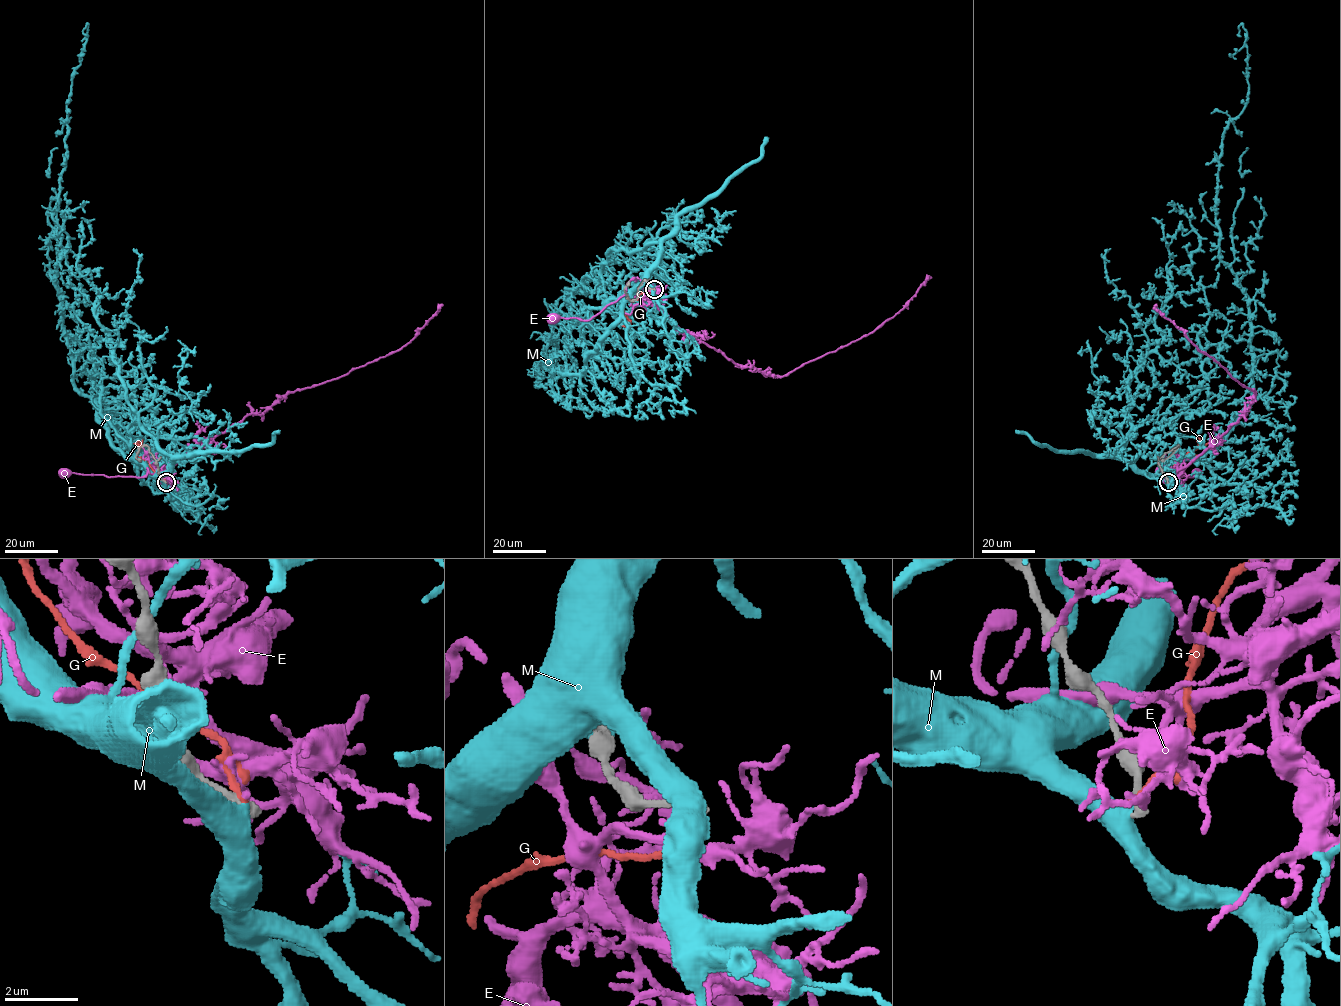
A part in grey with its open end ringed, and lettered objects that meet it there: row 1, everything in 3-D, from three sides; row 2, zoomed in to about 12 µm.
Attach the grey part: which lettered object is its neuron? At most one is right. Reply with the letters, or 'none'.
none

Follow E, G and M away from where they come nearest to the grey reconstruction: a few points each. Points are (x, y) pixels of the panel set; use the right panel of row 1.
E: (1167, 481), (1169, 475), (1157, 474), (1156, 470), (1159, 477), (1165, 478), (1193, 477), (1199, 475), (1197, 473)
G: (1167, 481), (1184, 453), (1210, 441)
M: (1167, 482), (1252, 399), (1247, 296), (1219, 255), (1216, 221), (1223, 131), (1249, 91), (1242, 25), (1240, 36)

